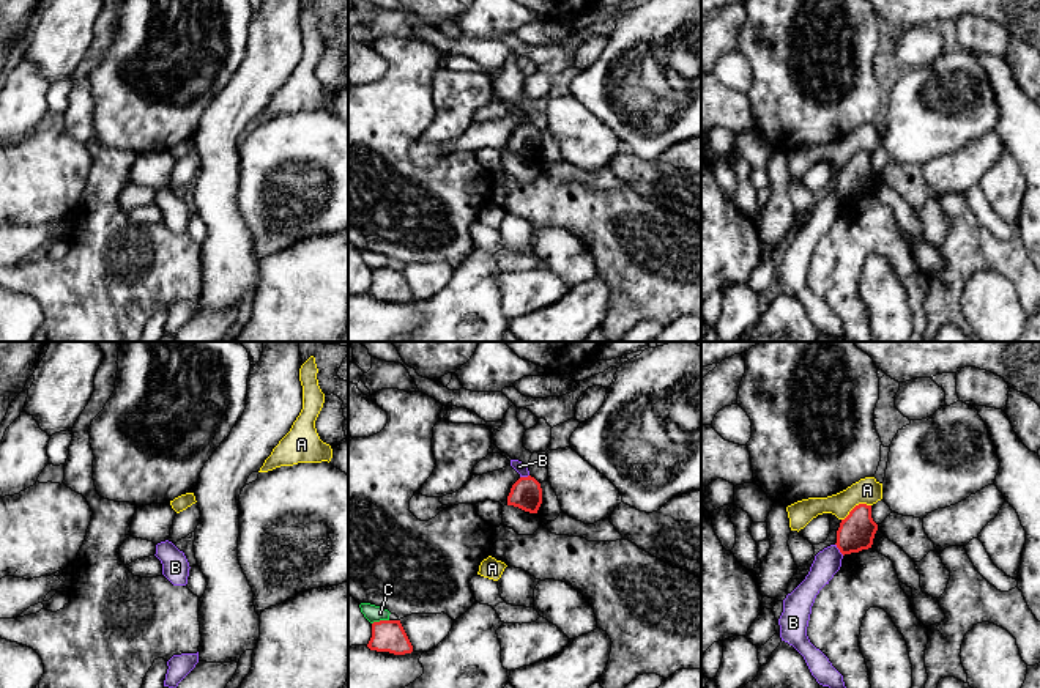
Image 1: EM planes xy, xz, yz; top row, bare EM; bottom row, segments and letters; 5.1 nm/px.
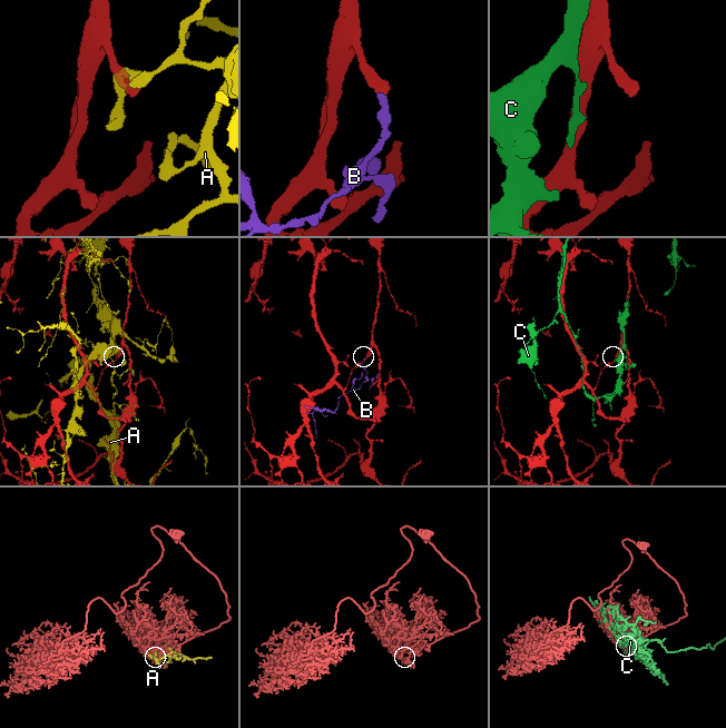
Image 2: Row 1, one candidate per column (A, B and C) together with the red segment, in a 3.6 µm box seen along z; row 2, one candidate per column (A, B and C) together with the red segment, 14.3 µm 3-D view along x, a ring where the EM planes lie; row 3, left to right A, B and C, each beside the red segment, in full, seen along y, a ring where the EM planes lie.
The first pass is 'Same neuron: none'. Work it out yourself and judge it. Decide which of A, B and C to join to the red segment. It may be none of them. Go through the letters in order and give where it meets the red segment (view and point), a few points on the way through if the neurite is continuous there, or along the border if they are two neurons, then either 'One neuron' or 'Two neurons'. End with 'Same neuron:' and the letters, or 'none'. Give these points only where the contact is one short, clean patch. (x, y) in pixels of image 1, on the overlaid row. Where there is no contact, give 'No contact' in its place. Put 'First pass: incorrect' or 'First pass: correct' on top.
First pass: correct
A: Touches red at yz (856, 506). Two neurons
B: Touches red at yz (839, 548). Boundary: yz (835, 543), (843, 554). Two neurons
C: Touches red at xz (380, 621). Two neurons
Same neuron: none

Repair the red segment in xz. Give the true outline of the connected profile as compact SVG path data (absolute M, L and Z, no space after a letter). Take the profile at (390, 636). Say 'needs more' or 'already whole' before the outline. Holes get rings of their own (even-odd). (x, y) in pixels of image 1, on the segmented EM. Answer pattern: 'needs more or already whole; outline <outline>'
already whole; outline M380 620L372 623L372 638L367 644L370 650L405 655L413 652L413 645L400 620Z

